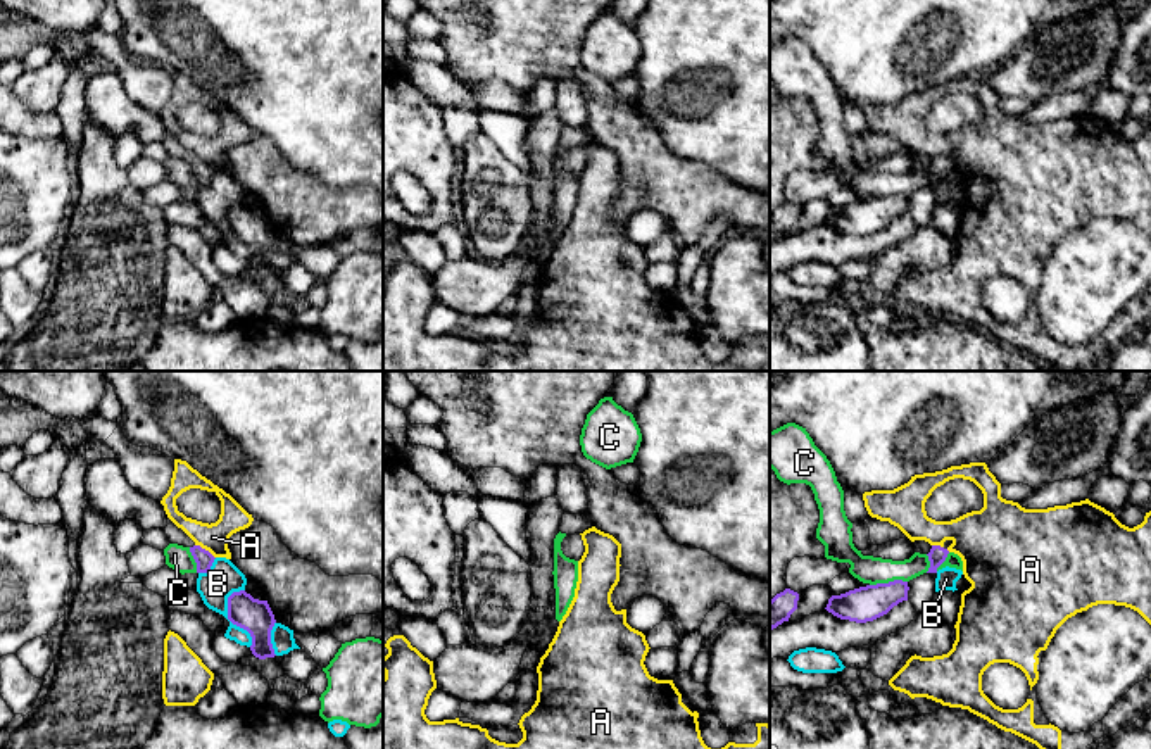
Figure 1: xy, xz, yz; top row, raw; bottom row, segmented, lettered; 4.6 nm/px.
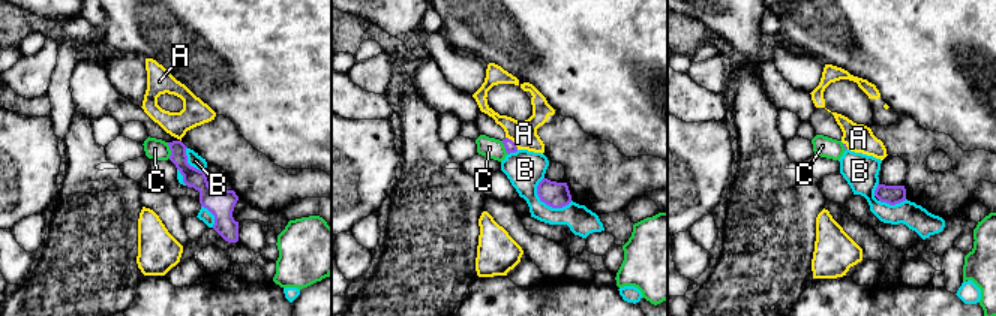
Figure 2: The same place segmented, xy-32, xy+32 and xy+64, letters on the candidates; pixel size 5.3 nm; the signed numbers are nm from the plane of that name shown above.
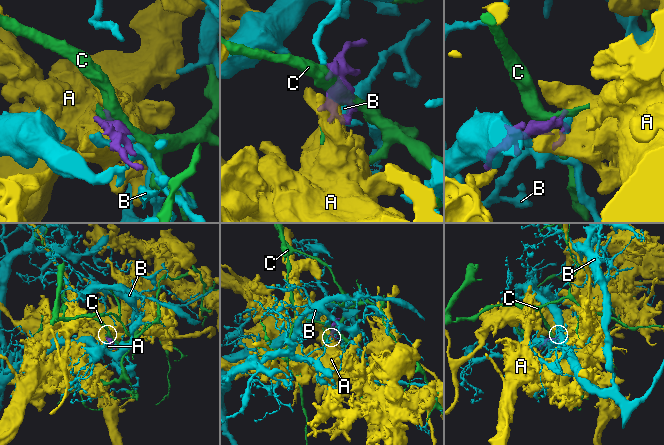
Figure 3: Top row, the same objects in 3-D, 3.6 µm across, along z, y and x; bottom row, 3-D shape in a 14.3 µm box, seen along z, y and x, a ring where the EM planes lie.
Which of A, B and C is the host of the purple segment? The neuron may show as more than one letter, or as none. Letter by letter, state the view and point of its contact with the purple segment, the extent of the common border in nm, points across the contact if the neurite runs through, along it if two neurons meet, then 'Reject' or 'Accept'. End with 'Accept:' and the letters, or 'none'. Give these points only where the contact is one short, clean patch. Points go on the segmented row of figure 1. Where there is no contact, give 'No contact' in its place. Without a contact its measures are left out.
A: Touches purple at xy (204, 549). Shared border 120 nm. Boundary: xy (195, 544), (214, 558). Reject
B: Touches purple at xy (228, 618). Shared border 280 nm. Reject
C: Touches purple at yz (889, 582). Shared border 180 nm. Reject
Accept: none

